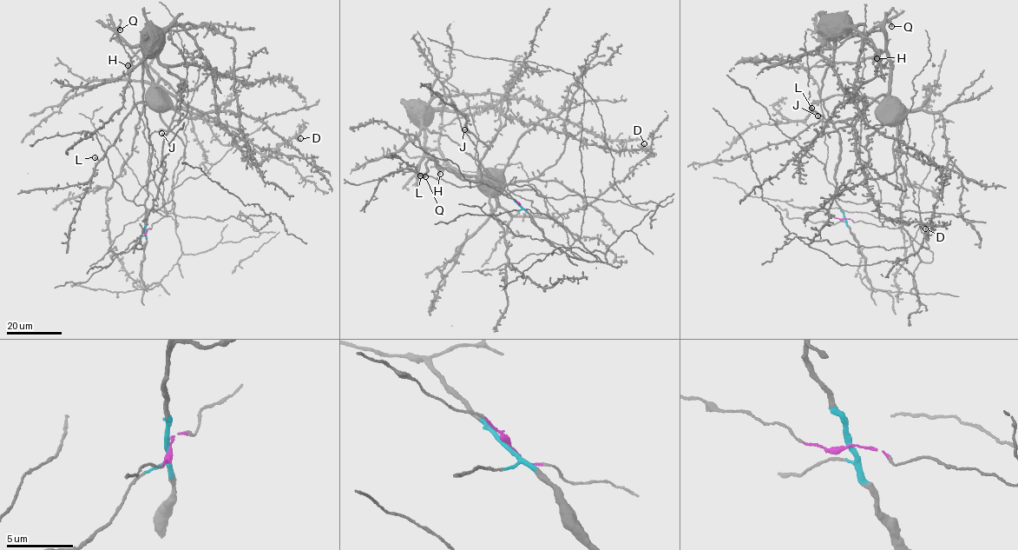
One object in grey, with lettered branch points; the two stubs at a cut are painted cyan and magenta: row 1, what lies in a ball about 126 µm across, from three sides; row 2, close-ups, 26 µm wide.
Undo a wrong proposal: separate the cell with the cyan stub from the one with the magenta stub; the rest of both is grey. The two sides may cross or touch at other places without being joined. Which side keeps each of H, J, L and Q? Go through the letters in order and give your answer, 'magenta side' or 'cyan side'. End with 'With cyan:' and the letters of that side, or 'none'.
H: magenta side
J: magenta side
L: magenta side
Q: cyan side
With cyan: Q

